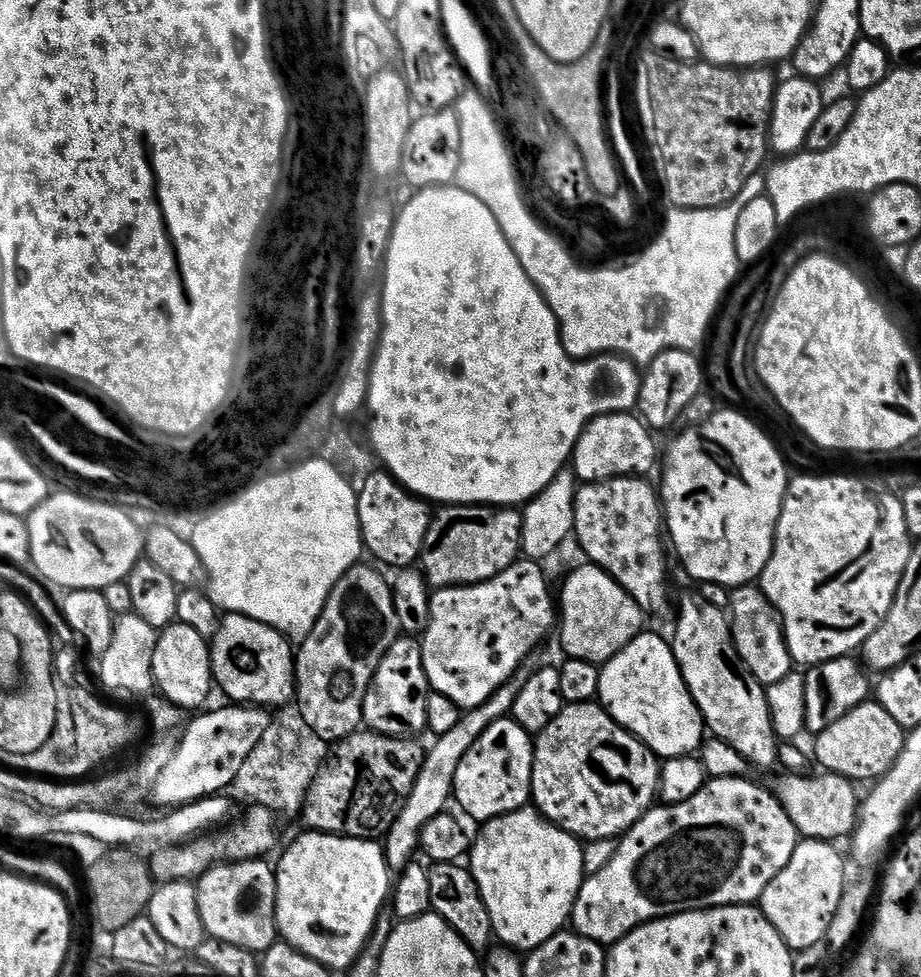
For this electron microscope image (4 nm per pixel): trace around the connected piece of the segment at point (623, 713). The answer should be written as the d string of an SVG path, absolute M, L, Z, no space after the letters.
M651 630L635 636L600 668L599 703L627 731L660 758L699 753L706 739L704 716L680 673L671 643Z

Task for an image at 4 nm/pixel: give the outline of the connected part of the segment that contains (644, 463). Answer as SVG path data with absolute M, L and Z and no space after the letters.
M610 413L608 416L595 417L578 438L570 461L577 481L597 484L603 480L617 480L620 476L647 477L652 467L657 467L656 440L647 424L639 415Z

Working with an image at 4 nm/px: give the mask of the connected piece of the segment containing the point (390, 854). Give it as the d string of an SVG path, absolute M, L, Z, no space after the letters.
M535 663L521 664L518 671L505 684L498 686L498 690L494 690L494 694L490 694L490 698L486 698L486 702L482 702L482 706L467 709L461 715L458 726L454 726L454 730L449 730L447 734L437 736L431 741L432 748L430 744L430 747L425 751L422 770L418 770L418 778L414 778L414 790L410 790L410 798L406 798L394 826L386 833L386 839L382 844L384 854L388 858L389 869L404 868L415 857L412 855L420 848L420 835L426 822L430 822L435 816L445 811L449 807L448 800L450 804L453 799L452 787L454 786L454 774L458 774L458 762L462 762L462 758L466 758L466 750L470 750L470 746L474 746L474 742L478 742L478 738L482 738L482 734L487 728L494 726L494 722L505 719L511 713L516 696L522 694L522 686L526 686L526 682L530 682L530 678L536 670Z

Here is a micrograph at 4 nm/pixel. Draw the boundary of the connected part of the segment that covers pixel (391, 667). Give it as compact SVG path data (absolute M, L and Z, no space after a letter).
M401 638L386 650L378 670L368 687L364 699L363 727L384 736L416 738L428 726L426 702L428 701L428 679L420 653L421 641L416 638Z

